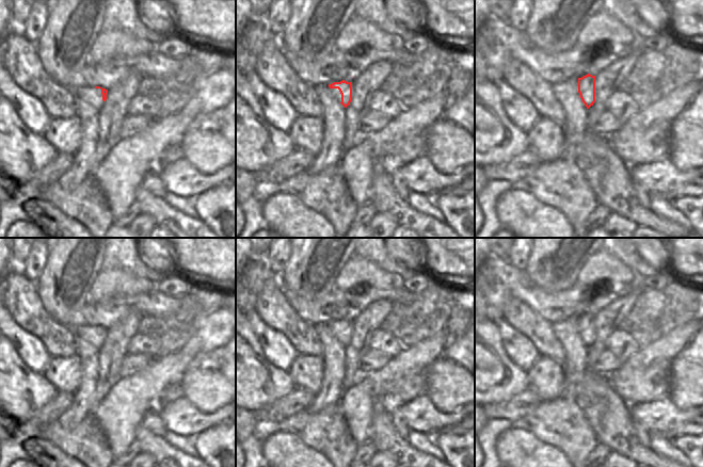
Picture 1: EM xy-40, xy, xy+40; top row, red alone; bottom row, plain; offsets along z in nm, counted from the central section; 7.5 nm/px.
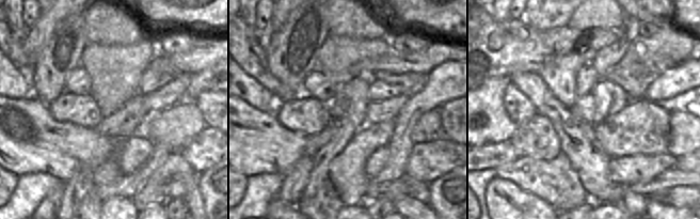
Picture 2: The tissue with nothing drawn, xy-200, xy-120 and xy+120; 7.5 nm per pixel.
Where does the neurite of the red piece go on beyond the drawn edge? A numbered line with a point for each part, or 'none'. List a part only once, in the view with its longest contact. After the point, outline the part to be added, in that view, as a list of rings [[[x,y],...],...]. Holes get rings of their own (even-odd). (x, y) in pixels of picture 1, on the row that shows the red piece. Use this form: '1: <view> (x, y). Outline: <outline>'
1: xy (335, 92). Outline: [[[331,88],[331,92],[335,99],[337,99],[339,102],[341,102],[341,94],[338,88]]]

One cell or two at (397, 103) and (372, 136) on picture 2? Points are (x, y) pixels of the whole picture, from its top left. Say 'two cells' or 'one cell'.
two cells

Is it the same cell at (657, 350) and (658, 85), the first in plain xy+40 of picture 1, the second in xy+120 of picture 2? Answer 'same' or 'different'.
same

